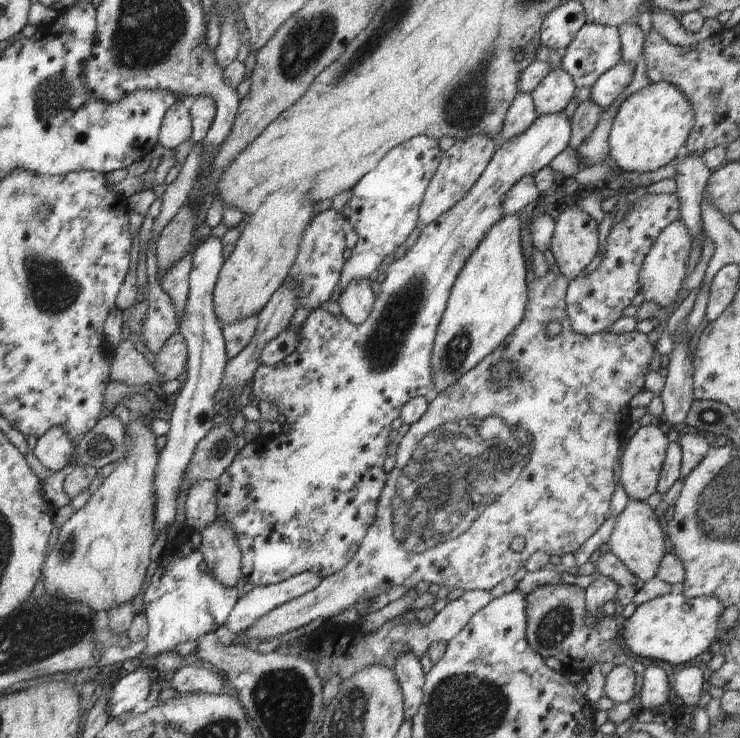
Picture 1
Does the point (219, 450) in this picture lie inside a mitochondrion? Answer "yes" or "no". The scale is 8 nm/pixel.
yes

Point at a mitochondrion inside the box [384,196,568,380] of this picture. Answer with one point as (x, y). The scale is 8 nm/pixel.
(454, 353)

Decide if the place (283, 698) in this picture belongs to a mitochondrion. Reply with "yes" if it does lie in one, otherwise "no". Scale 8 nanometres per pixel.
yes

